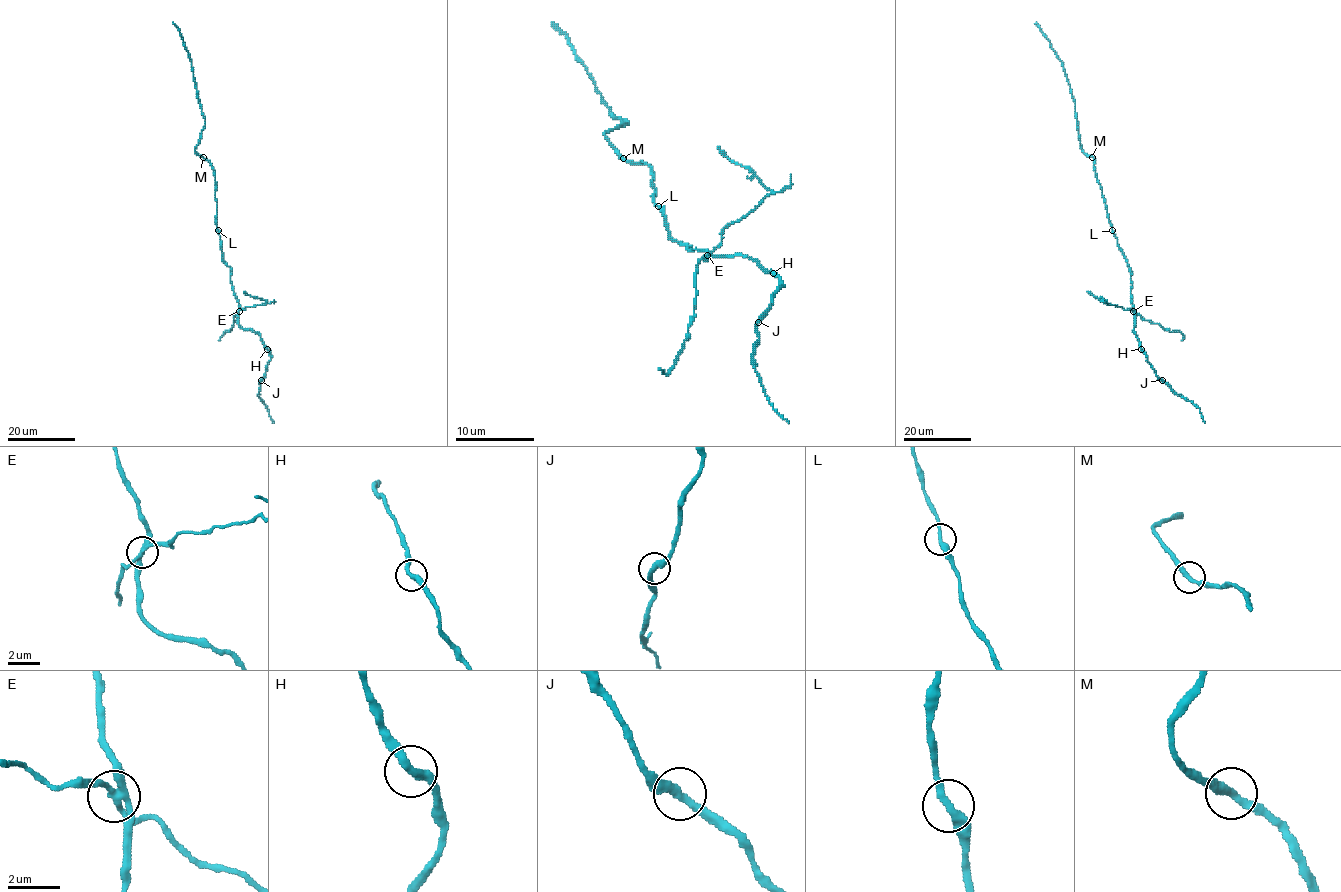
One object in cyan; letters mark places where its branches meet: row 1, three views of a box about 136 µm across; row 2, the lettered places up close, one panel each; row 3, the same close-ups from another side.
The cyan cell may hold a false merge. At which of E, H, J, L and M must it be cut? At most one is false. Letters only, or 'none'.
E

